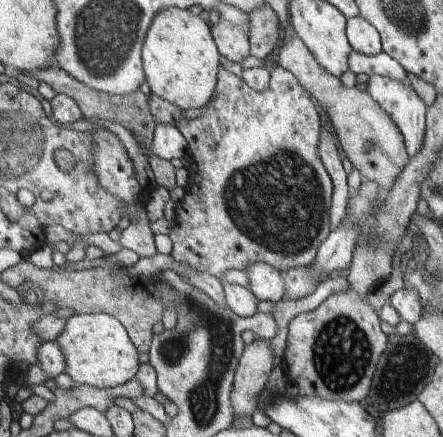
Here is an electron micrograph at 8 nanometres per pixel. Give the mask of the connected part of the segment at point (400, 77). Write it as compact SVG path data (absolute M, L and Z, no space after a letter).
M354 50L350 57L349 66L355 74L364 72L369 76L381 75L410 86L403 68L383 51L378 55L364 55Z

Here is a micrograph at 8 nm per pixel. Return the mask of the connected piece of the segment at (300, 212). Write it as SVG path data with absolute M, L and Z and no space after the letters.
M278 65L272 70L270 85L267 90L256 91L243 77L235 76L233 72L222 68L219 73L217 95L210 102L206 111L196 119L182 119L178 124L178 129L188 140L188 152L191 152L193 162L189 166L188 186L199 186L199 204L190 204L185 207L186 214L179 214L177 221L173 221L172 231L169 237L173 242L171 254L179 263L188 263L191 267L196 267L201 271L208 272L223 279L226 271L237 269L248 271L256 263L267 263L277 270L288 271L289 269L308 267L316 259L320 246L327 240L331 232L331 204L335 192L332 176L325 168L321 153L321 135L323 125L321 124L321 114L317 110L317 103L311 100L308 90L299 82L293 71Z

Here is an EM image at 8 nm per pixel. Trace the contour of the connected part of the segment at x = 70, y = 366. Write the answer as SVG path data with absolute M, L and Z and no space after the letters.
M109 313L73 314L56 340L66 358L66 372L75 386L87 385L100 389L115 388L136 378L140 371L139 356L129 331L120 319Z

